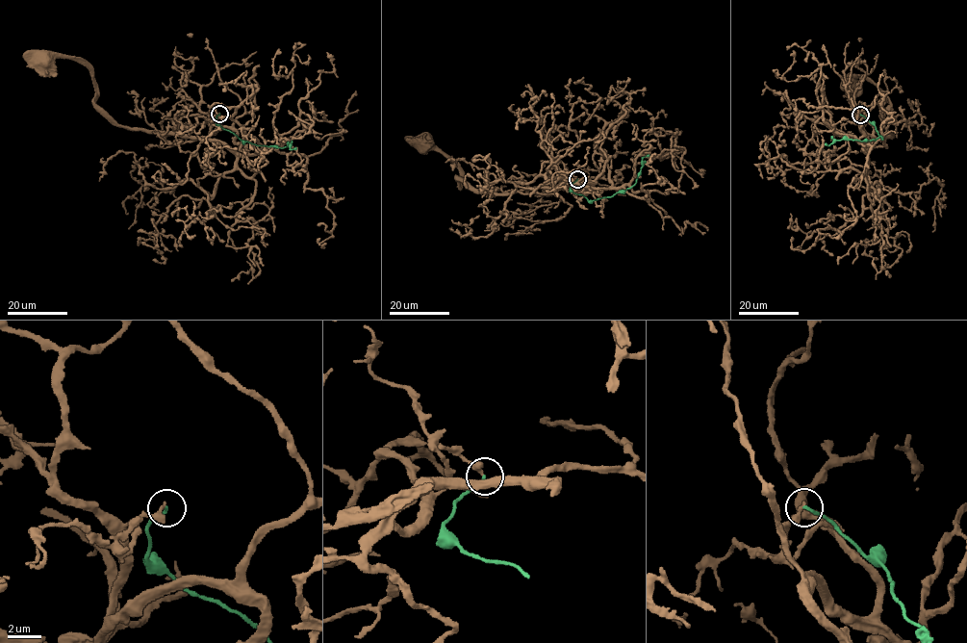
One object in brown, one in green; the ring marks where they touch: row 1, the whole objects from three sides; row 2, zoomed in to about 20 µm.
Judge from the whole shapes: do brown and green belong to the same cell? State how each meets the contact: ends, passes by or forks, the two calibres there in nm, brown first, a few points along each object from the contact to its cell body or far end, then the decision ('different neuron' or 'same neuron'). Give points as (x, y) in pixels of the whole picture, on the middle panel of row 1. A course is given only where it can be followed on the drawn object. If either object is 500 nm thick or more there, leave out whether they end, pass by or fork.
brown ends | green ends | 360/180 nm | brown via (577, 179), (569, 173), (567, 185), (543, 194), (480, 192), (456, 179), (459, 188), (458, 168), (423, 143) | green via (577, 179), (571, 187), (588, 201), (613, 196), (635, 184), (641, 160), (649, 155) | different neuron

